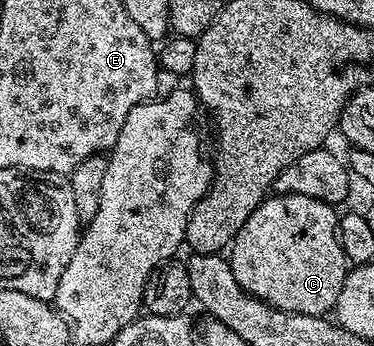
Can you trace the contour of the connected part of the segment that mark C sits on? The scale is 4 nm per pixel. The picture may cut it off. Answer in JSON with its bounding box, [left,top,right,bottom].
[227,194,347,317]

